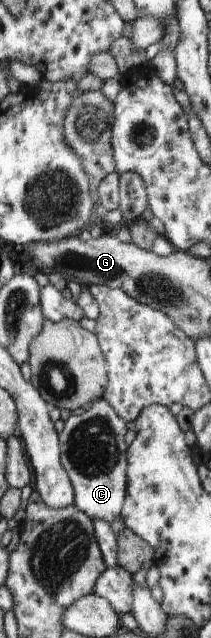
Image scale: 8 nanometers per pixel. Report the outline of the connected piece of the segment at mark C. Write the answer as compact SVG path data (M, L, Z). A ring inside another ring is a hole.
M98 399L82 411L74 412L59 435L63 468L75 490L74 506L94 521L105 520L111 524L123 514L125 488L128 488L125 426L120 414L107 401Z

